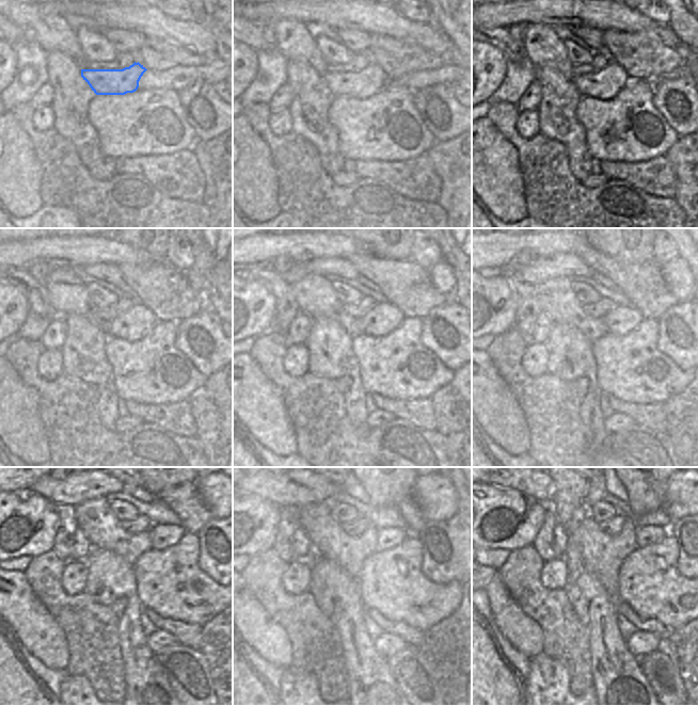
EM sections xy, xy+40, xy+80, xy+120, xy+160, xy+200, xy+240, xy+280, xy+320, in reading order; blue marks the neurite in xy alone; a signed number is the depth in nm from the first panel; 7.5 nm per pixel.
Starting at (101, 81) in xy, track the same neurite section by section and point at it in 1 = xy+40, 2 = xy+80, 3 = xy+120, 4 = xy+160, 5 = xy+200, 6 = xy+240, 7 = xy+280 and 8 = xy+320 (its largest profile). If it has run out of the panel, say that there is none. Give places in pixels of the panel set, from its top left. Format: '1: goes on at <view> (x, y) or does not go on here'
1: goes on at xy+40 (362, 84)
2: goes on at xy+80 (605, 84)
3: goes on at xy+120 (132, 324)
4: goes on at xy+160 (382, 318)
5: goes on at xy+200 (622, 319)
6: goes on at xy+240 (147, 556)
7: goes on at xy+280 (402, 540)
8: goes on at xy+320 (647, 535)

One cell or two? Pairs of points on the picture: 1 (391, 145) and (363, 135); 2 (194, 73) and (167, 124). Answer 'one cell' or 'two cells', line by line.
1: one cell
2: two cells

